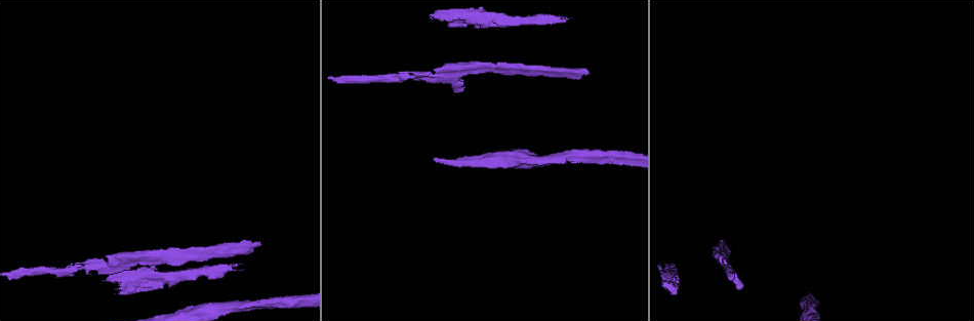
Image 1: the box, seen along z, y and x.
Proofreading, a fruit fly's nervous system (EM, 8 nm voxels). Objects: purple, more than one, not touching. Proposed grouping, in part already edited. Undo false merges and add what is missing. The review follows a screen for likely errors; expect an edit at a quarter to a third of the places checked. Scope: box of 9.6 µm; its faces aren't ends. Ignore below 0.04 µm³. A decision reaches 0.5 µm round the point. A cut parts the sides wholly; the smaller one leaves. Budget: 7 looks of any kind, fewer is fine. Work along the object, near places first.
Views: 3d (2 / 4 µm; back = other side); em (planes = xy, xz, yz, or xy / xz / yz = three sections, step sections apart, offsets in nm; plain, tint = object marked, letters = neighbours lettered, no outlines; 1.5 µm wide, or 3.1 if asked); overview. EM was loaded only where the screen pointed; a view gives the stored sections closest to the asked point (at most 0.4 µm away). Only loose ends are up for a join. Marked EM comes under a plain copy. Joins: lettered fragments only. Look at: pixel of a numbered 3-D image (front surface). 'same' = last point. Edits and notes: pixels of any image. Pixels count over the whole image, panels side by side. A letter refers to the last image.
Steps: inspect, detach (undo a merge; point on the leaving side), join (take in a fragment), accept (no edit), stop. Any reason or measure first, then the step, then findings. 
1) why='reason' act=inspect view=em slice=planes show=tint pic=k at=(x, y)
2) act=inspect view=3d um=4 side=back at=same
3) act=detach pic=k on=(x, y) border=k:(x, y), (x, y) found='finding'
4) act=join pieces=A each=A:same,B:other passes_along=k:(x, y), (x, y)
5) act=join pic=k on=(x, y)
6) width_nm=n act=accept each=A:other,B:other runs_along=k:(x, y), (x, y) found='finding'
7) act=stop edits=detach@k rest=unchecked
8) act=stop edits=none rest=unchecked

why='an open end' act=inspect view=em slice=planes show=letters pic=1 at=(454, 88)

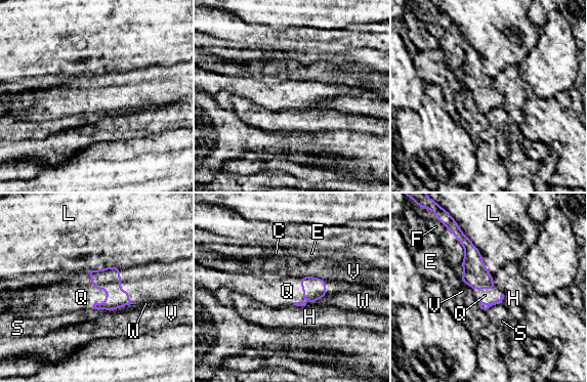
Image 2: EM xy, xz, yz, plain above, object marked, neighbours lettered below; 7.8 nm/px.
longest_contact=L:460nm act=accept each=C:other,E:other,F:other,H:other,L:other,Q:other,S:other,V:other,W:other border=2:(89, 283), (107, 292), (97, 309) found='none of them fits'

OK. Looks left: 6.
why='branch stops here' act=inspect view=em slice=planes show=letters pic=1 at=(103, 280)

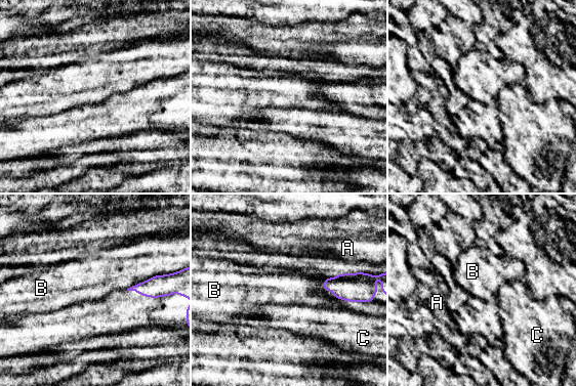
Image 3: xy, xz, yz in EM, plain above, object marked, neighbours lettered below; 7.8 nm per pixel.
act=accept each=A:other,B:other,C:other found='none of them fits'

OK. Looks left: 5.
why='long arm stops here' act=inspect view=3d um=2 side=back pic=1 at=(259, 243)

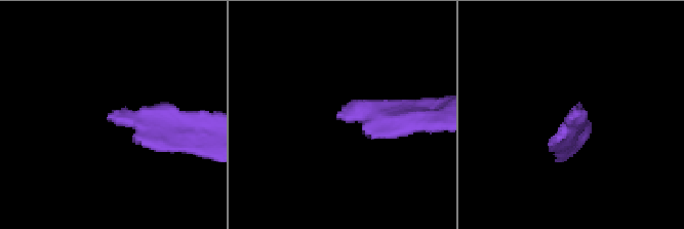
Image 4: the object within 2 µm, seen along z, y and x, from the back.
act=inspect view=em slice=yz step=4 show=letters pic=4 at=(571, 114)

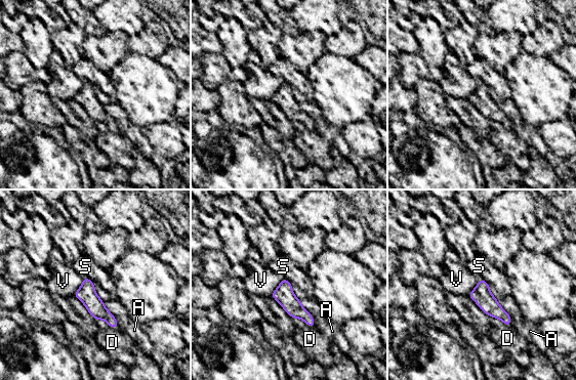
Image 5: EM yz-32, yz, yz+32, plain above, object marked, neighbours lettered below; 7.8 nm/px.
why='another direction' act=inspect view=em slice=planes show=letters at=same

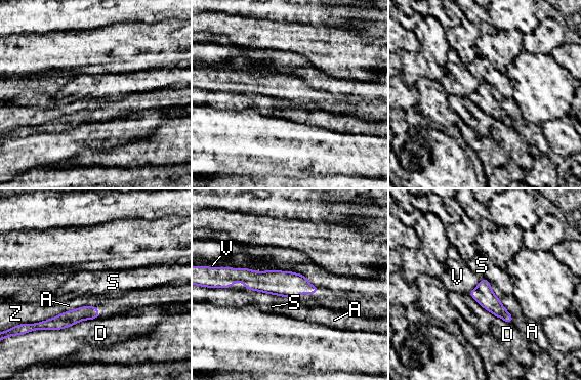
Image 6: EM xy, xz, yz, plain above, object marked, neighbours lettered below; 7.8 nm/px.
width_nm=150 act=accept each=A:other,D:other,S:other,V:other,Z:other border=6:(226, 266), (247, 268) found='no lettered fragment goes on from it'

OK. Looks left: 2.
act=stop edits=none rest=unchecked

